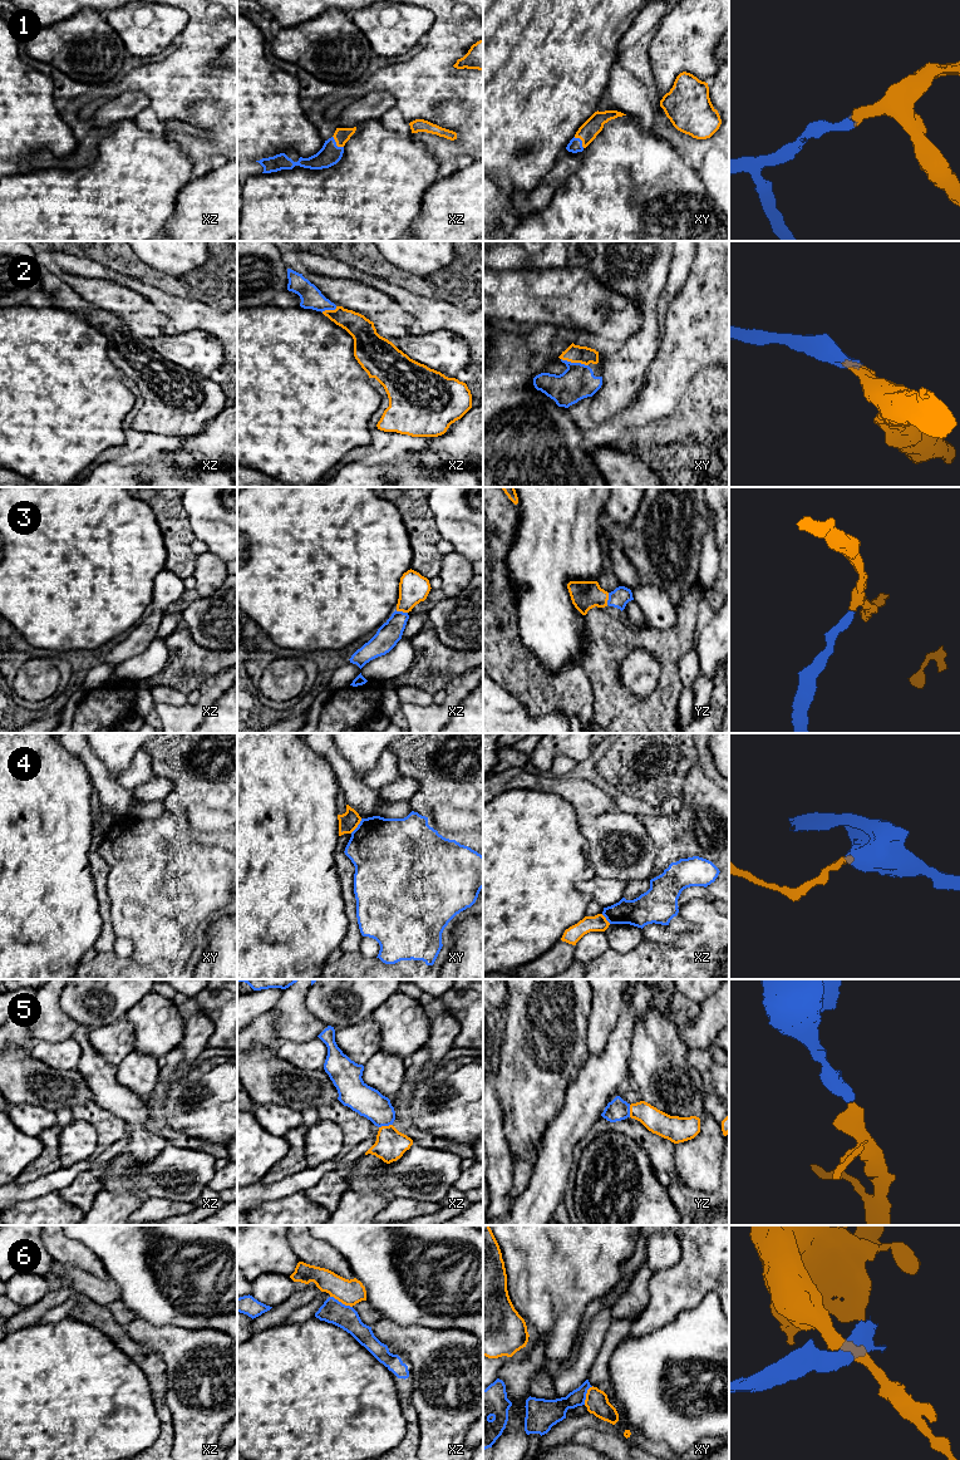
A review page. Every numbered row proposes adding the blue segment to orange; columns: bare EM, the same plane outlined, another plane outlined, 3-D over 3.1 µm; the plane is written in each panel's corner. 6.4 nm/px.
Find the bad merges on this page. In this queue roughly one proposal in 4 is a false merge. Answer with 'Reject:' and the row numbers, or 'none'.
Reject: 4, 6

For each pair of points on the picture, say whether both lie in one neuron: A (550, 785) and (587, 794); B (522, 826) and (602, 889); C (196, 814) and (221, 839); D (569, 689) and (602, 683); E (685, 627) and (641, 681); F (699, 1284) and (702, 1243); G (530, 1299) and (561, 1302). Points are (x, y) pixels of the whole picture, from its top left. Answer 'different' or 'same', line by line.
A: same
B: different
C: different
D: different
E: different
F: same
G: same

